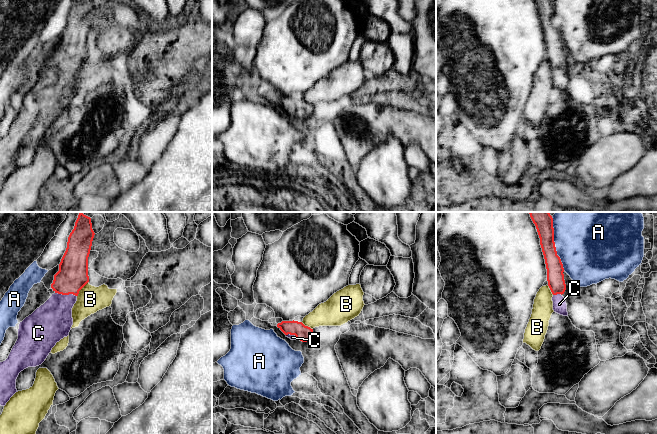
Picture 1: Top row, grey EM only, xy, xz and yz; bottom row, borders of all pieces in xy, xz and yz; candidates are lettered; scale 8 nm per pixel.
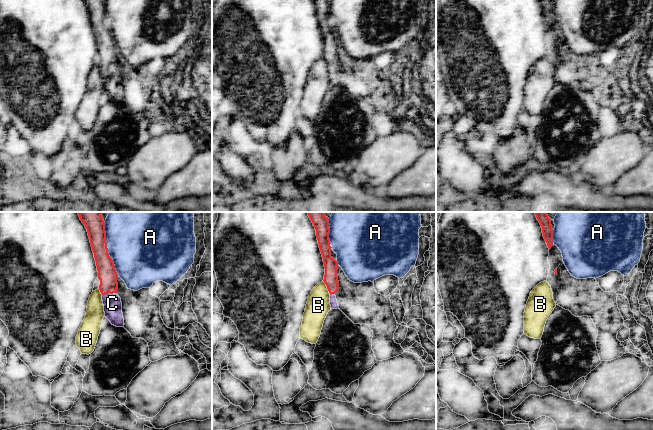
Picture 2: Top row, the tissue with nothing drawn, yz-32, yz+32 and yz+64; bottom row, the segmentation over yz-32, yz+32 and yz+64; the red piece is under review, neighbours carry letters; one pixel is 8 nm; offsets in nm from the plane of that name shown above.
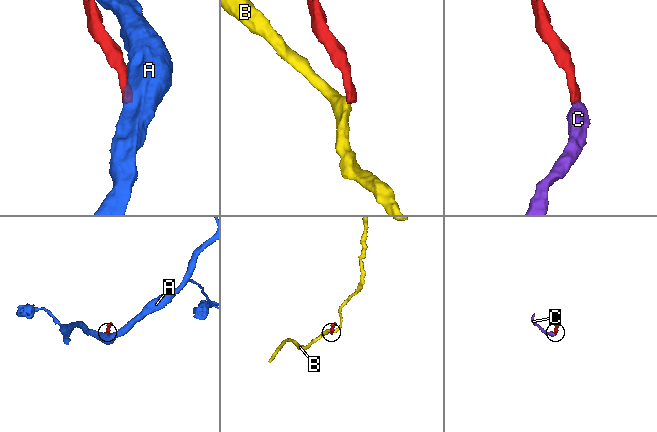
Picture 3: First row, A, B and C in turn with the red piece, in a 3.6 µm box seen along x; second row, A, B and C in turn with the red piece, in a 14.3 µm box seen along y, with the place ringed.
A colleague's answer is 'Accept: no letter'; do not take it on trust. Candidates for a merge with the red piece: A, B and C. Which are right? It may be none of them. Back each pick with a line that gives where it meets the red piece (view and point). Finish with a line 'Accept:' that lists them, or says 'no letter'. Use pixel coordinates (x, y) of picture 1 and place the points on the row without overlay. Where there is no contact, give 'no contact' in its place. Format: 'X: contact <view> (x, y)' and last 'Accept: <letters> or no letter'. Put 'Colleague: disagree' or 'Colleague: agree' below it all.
C: contact xy (66, 70)
Accept: C
Colleague: disagree

